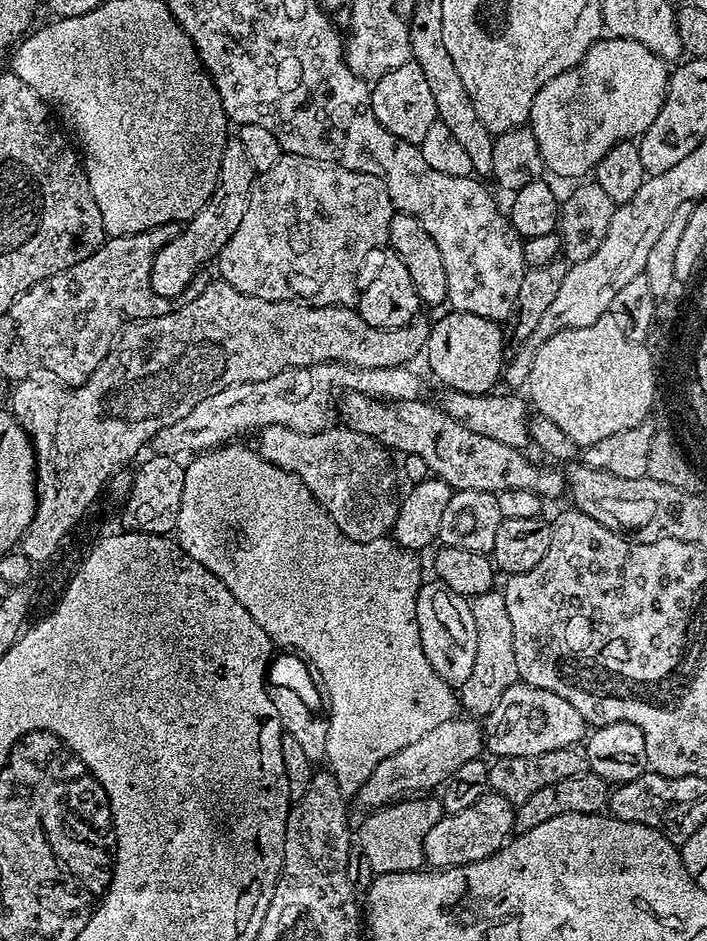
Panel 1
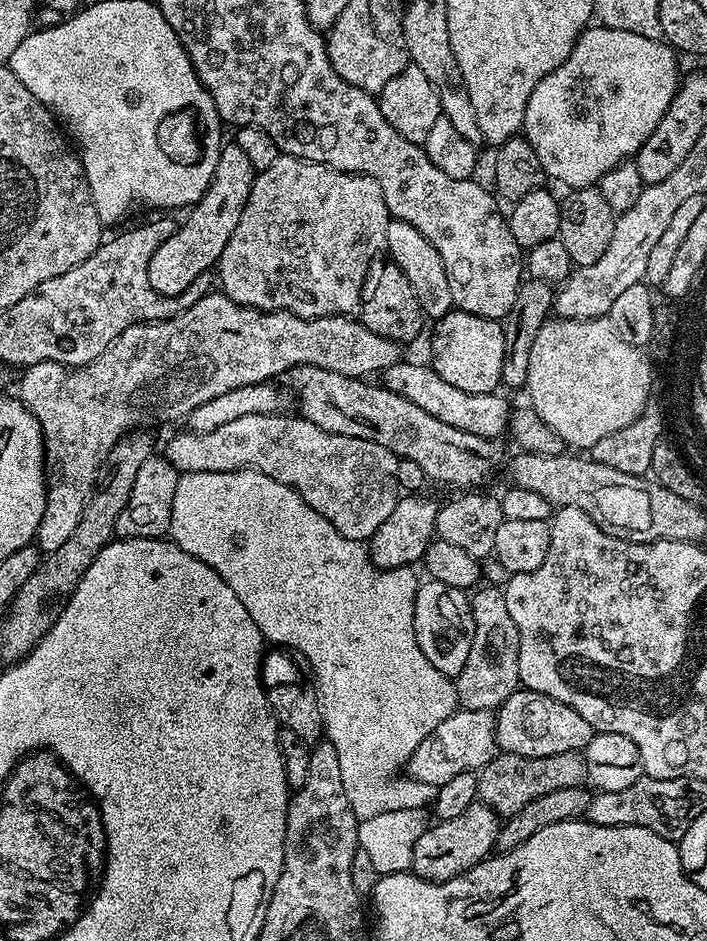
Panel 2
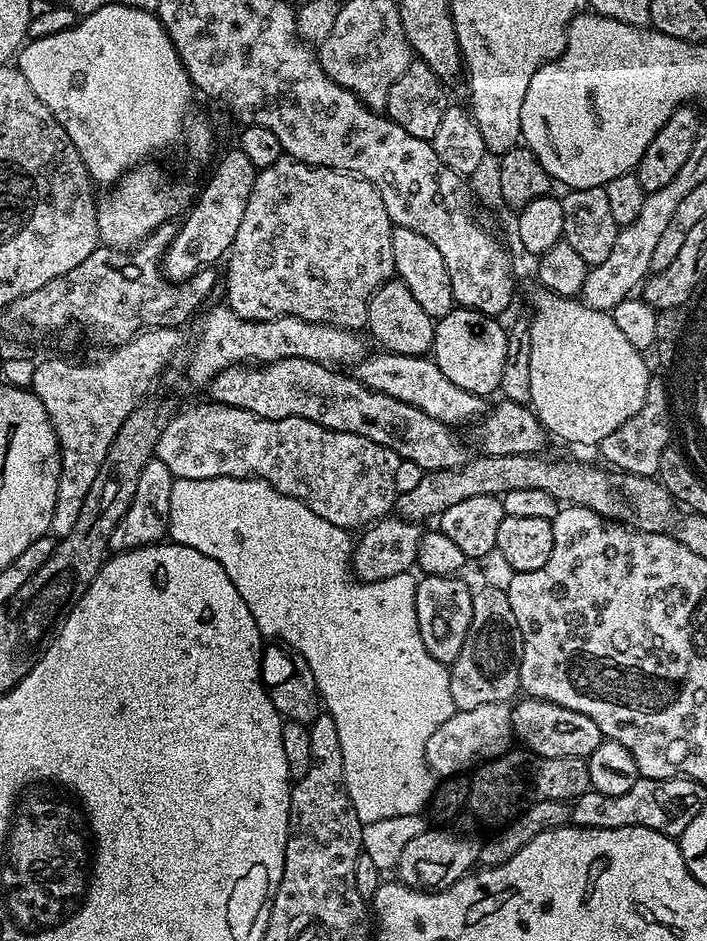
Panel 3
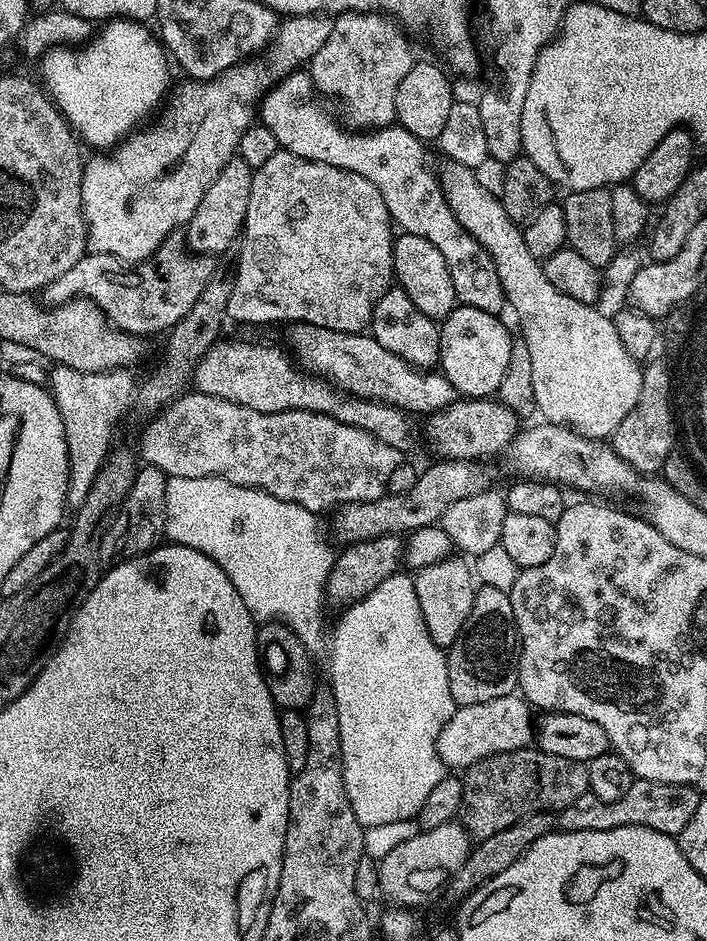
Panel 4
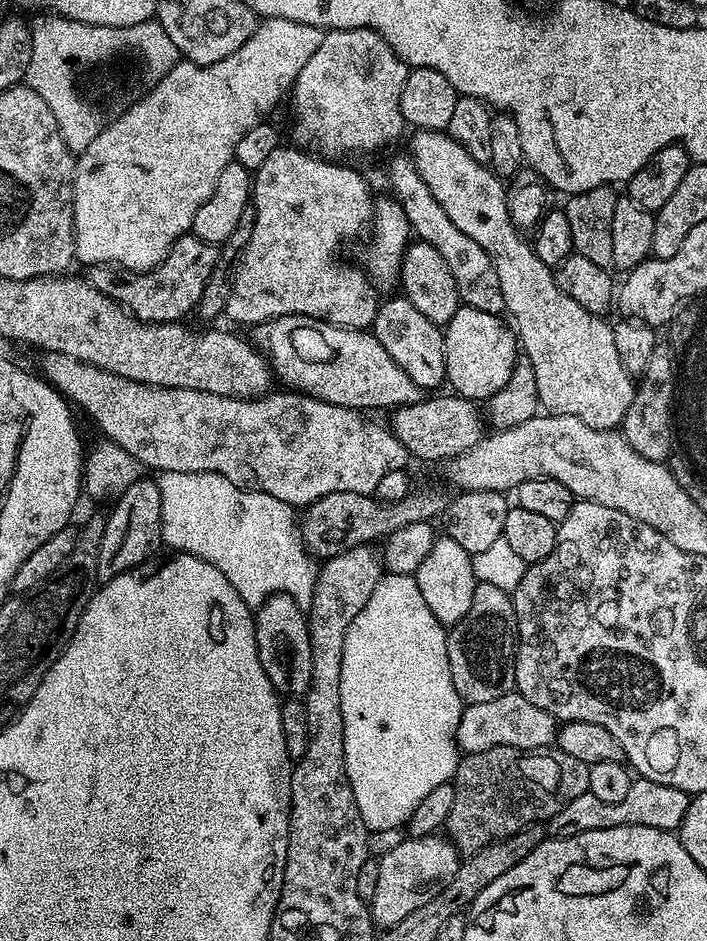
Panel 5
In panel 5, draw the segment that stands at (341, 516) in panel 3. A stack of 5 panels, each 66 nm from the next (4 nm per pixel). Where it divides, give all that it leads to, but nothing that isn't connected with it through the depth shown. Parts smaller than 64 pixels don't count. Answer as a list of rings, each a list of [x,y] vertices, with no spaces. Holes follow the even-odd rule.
[[[44,352],[42,358],[44,358],[44,369],[42,369],[44,379],[48,383],[53,384],[64,395],[64,399],[75,405],[77,409],[85,408],[88,411],[89,418],[104,431],[101,433],[107,439],[114,441],[118,446],[122,446],[122,450],[126,450],[126,454],[133,456],[145,469],[156,468],[155,471],[157,473],[213,472],[230,482],[234,482],[240,488],[248,489],[250,492],[270,494],[270,498],[278,498],[282,502],[293,506],[307,506],[313,504],[318,498],[326,498],[326,494],[338,494],[339,492],[357,492],[358,494],[375,493],[378,482],[382,482],[382,478],[386,478],[386,474],[390,474],[390,470],[407,469],[409,467],[410,457],[406,446],[402,446],[399,438],[385,425],[383,428],[382,425],[375,424],[372,420],[364,421],[360,417],[363,415],[355,408],[334,406],[330,402],[316,400],[313,396],[305,396],[295,390],[273,391],[263,398],[240,400],[237,396],[219,396],[218,394],[210,394],[202,390],[153,388],[150,384],[139,384],[133,380],[127,380],[118,374],[110,374],[98,366],[90,366],[86,362],[75,360],[66,354],[58,354],[57,352]]]

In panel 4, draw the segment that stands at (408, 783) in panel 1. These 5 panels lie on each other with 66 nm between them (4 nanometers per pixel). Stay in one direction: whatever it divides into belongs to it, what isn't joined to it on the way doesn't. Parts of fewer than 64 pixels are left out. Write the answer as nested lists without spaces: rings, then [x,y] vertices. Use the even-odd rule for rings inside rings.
[[[520,694],[494,698],[491,702],[478,702],[477,704],[457,707],[456,713],[450,718],[450,722],[446,722],[446,726],[442,726],[442,734],[438,734],[436,752],[440,755],[440,760],[445,769],[467,770],[474,762],[478,762],[487,756],[527,748],[534,740],[534,716],[532,720],[532,715],[534,715],[533,709]]]

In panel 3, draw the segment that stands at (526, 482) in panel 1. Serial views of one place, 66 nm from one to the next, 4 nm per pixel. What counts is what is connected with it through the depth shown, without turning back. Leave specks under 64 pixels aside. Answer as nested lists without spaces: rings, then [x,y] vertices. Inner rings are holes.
[[[282,358],[273,364],[227,368],[212,380],[211,399],[215,403],[241,408],[267,420],[306,418],[310,422],[318,422],[318,426],[326,426],[335,432],[358,434],[362,438],[370,438],[370,442],[378,442],[378,446],[386,446],[394,450],[394,454],[401,460],[418,462],[418,466],[425,472],[460,468],[468,463],[470,453],[464,449],[463,442],[452,433],[455,431],[449,425],[430,418],[430,414],[422,414],[422,410],[414,410],[414,406],[406,406],[406,402],[398,402],[398,398],[390,398],[390,394],[370,390],[355,375],[347,376],[344,372],[347,371],[319,364],[310,358]]]

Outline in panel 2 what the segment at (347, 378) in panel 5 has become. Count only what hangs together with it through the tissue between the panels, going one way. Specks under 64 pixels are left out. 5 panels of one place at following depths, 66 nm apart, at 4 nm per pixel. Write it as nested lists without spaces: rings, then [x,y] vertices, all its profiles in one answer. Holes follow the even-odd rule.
[[[402,358],[394,366],[390,366],[382,374],[384,387],[394,394],[402,394],[406,402],[414,402],[414,406],[426,410],[434,418],[439,418],[449,426],[458,426],[458,430],[466,430],[466,434],[478,434],[482,438],[495,441],[496,436],[504,436],[508,430],[510,407],[508,400],[496,392],[486,394],[466,394],[466,390],[457,390],[445,382],[427,363],[415,364],[408,358]]]

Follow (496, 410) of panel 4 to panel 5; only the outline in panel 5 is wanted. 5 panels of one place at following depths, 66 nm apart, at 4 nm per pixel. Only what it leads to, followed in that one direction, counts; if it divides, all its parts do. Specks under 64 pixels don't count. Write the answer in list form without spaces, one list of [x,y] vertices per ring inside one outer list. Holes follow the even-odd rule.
[[[432,394],[429,398],[422,398],[418,402],[414,402],[410,406],[402,406],[395,409],[391,413],[392,424],[390,430],[402,442],[402,446],[406,446],[409,457],[420,460],[440,460],[439,462],[455,460],[461,456],[466,450],[470,450],[473,446],[480,443],[486,432],[486,424],[482,419],[482,412],[478,409],[477,401],[468,400],[464,396],[455,394],[447,394],[448,396],[436,396],[440,394]]]

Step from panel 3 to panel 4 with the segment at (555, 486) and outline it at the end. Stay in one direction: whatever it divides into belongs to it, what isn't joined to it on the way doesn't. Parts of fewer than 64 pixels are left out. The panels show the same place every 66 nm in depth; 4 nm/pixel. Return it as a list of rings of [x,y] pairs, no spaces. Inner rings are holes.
[[[443,458],[435,462],[437,464],[430,465],[425,472],[423,469],[417,475],[414,486],[410,486],[406,494],[388,492],[382,498],[370,502],[341,504],[331,513],[331,539],[337,545],[347,546],[379,536],[400,536],[418,530],[422,526],[439,524],[442,514],[446,514],[446,510],[450,510],[450,506],[455,506],[461,498],[471,498],[474,494],[482,494],[495,485],[492,483],[496,480],[496,472],[488,465],[491,463]]]

